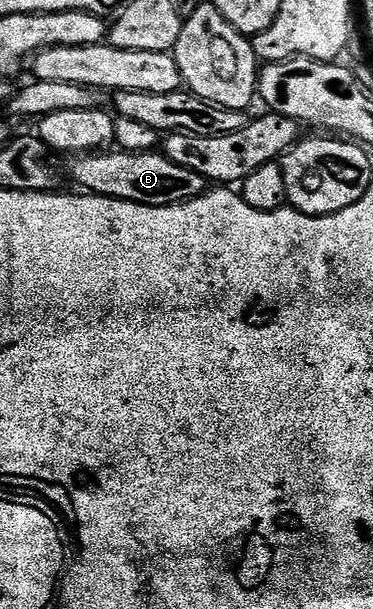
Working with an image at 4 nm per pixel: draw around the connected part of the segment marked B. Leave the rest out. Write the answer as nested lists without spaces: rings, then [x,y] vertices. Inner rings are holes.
[[[117,148],[112,152],[82,154],[70,162],[73,163],[69,166],[69,174],[82,186],[78,186],[82,191],[144,206],[178,206],[180,202],[195,200],[207,189],[207,180],[199,176],[199,172],[175,164],[161,152],[132,154]]]

